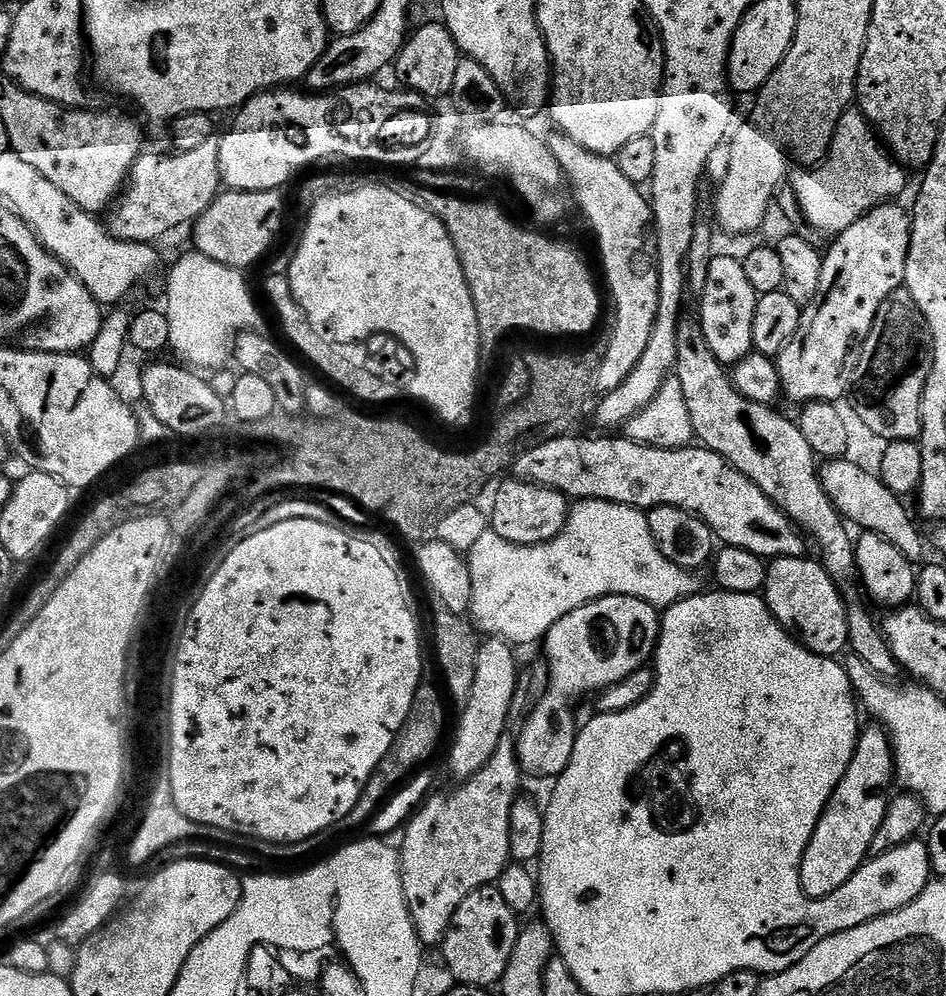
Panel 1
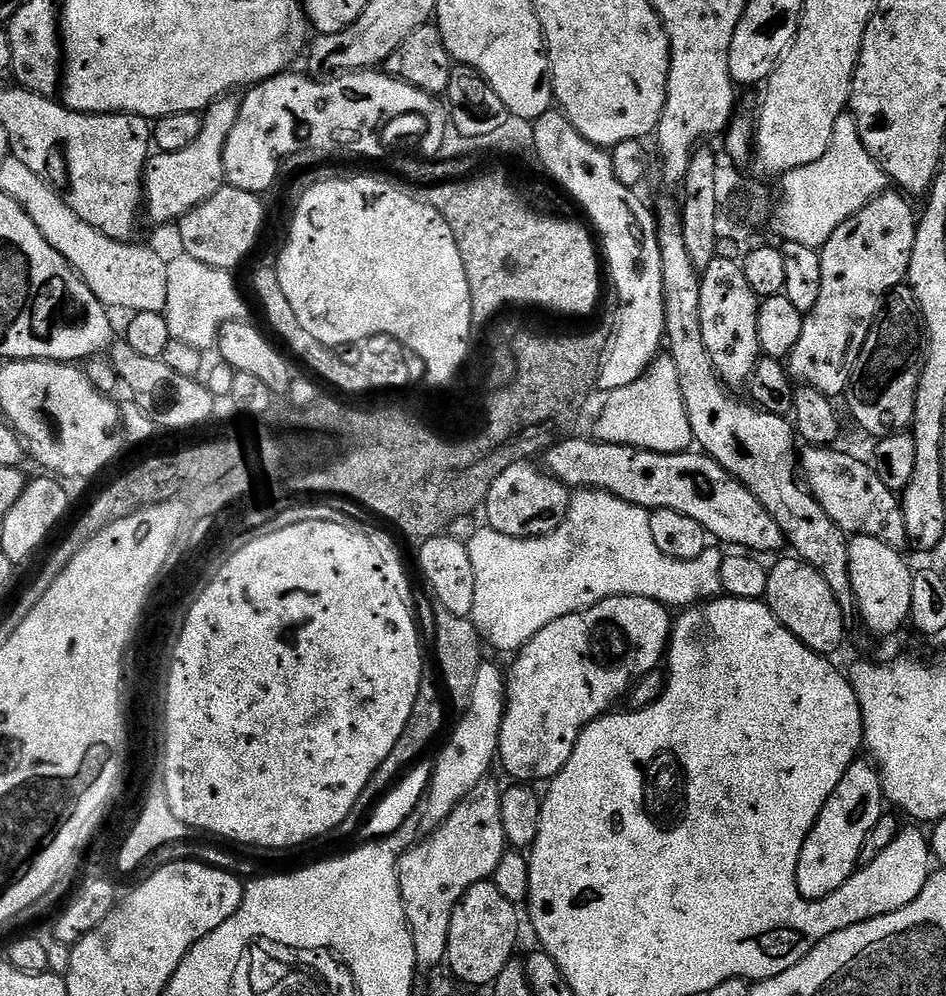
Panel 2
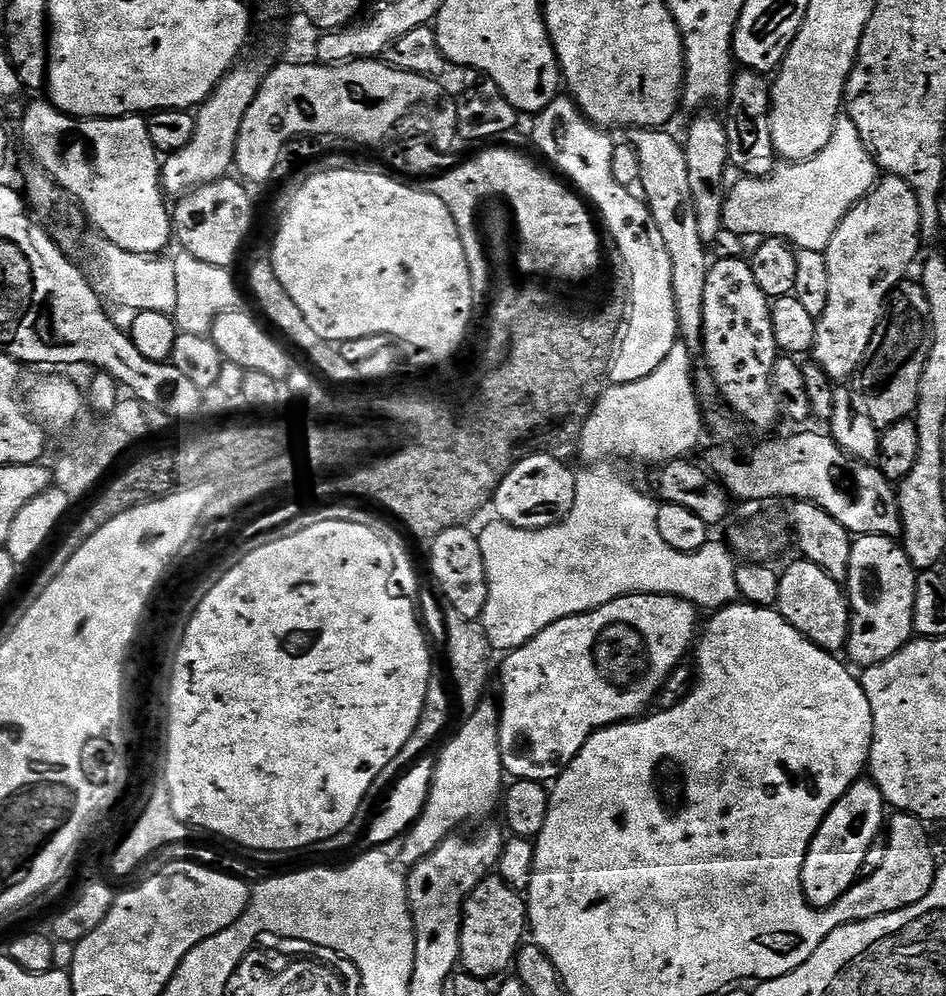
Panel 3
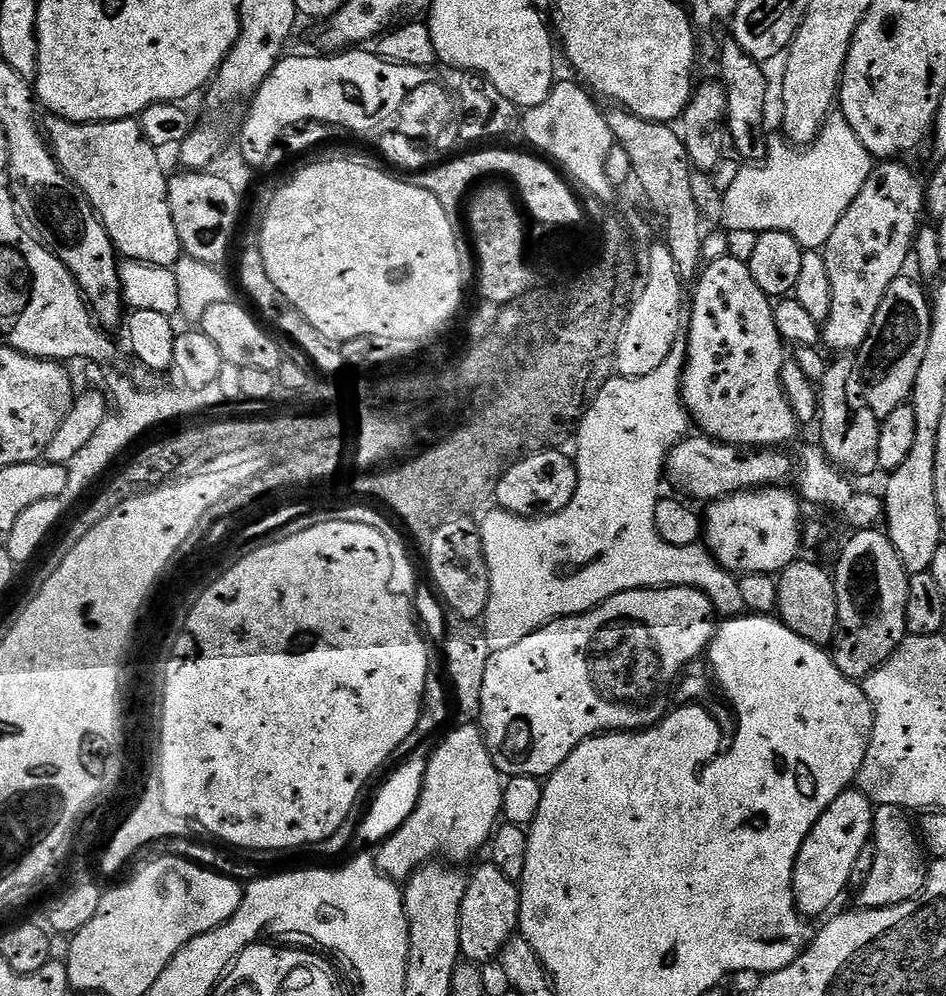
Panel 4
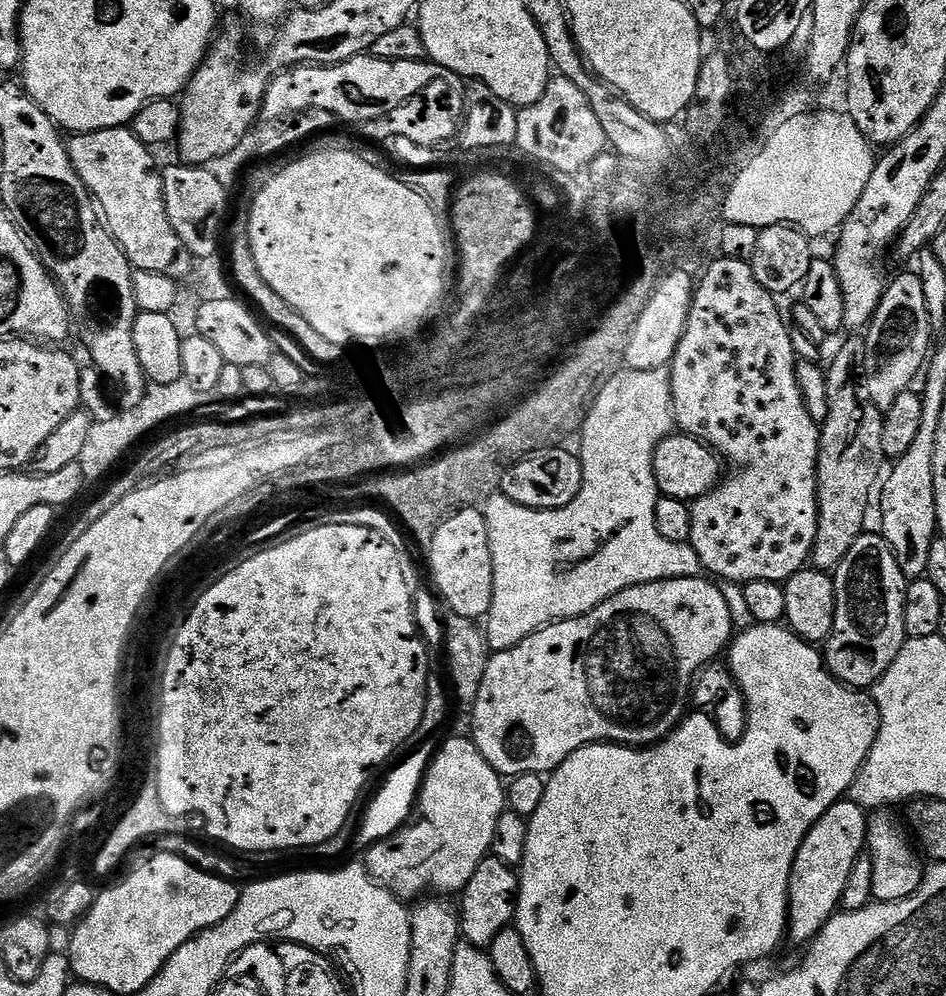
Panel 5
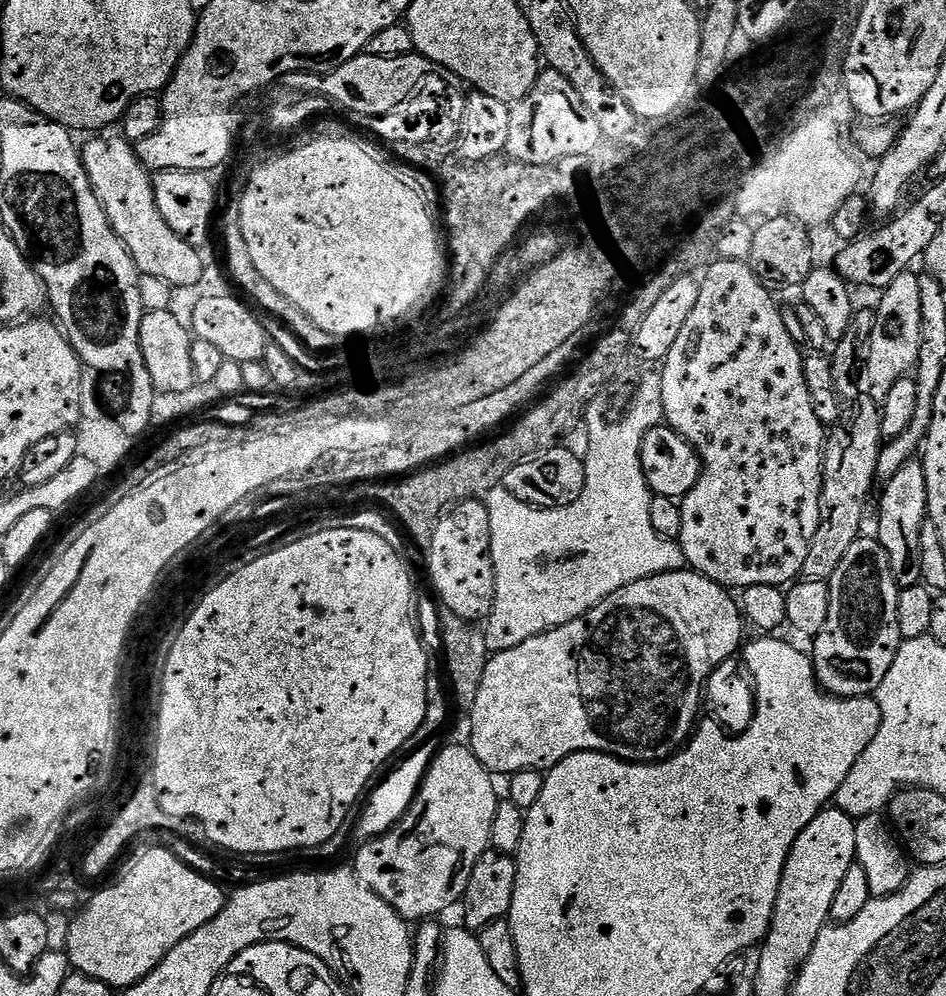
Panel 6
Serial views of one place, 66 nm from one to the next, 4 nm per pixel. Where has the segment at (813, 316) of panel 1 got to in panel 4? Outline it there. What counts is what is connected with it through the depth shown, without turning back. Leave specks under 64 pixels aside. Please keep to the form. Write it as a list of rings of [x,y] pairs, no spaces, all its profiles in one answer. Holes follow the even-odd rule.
[[[893,158],[873,167],[866,178],[862,190],[858,190],[858,198],[850,202],[846,214],[834,226],[834,234],[823,246],[822,255],[826,262],[826,274],[830,274],[830,314],[822,325],[822,340],[836,352],[852,352],[863,349],[866,338],[870,334],[870,326],[874,326],[874,314],[878,314],[878,306],[882,306],[882,298],[894,282],[910,264],[914,252],[916,234],[921,227],[920,215],[926,212],[926,184],[923,179],[912,176],[910,169],[899,159]]]

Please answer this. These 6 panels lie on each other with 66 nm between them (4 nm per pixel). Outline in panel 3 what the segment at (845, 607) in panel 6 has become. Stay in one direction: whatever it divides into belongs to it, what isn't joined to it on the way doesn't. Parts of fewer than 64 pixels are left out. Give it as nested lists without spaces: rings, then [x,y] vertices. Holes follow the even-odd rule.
[[[857,536],[853,539],[852,549],[850,550],[850,560],[848,562],[848,576],[842,581],[843,587],[846,589],[846,653],[847,659],[853,665],[867,666],[869,664],[880,664],[886,658],[893,656],[903,644],[908,643],[913,635],[912,630],[912,610],[914,608],[914,586],[916,585],[917,569],[913,568],[910,558],[904,552],[903,547],[893,537],[890,536]]]

